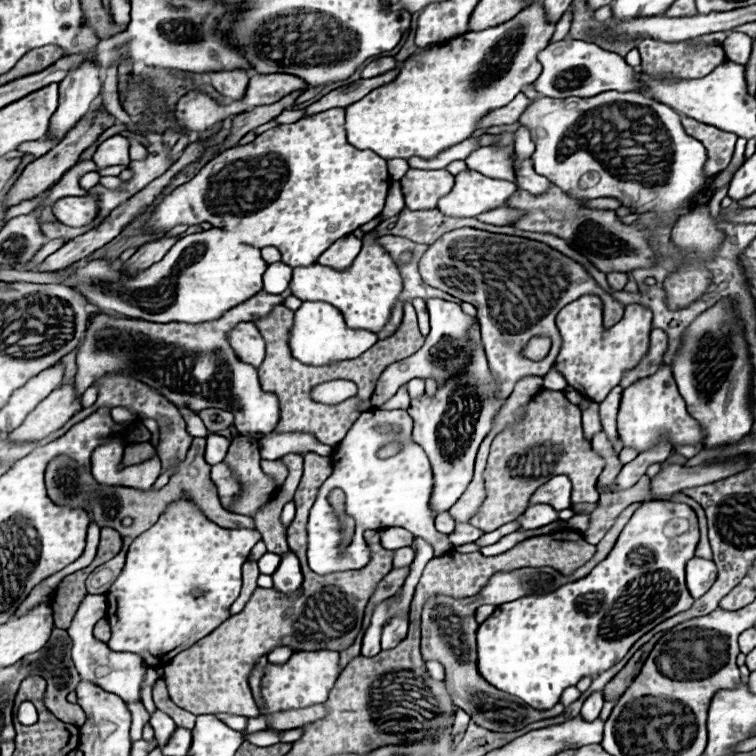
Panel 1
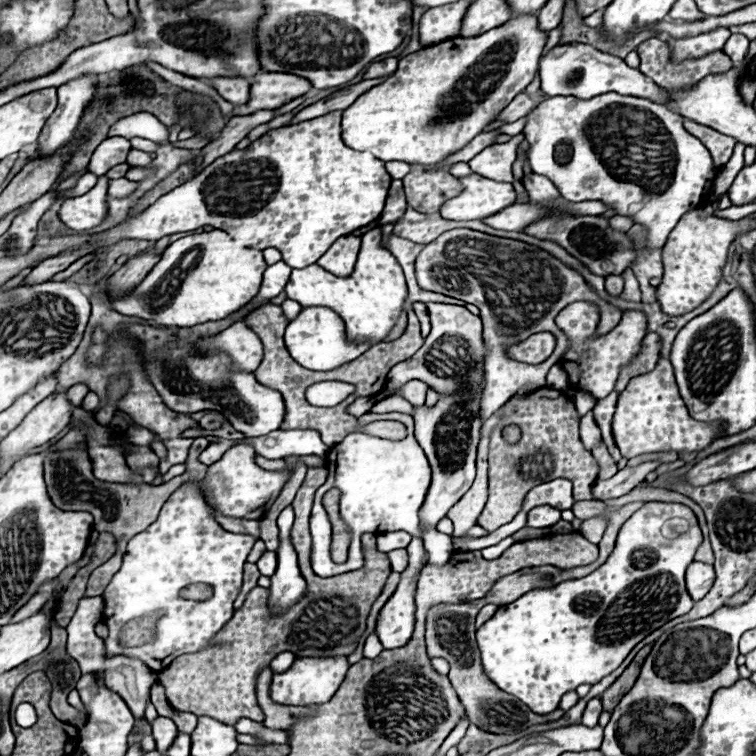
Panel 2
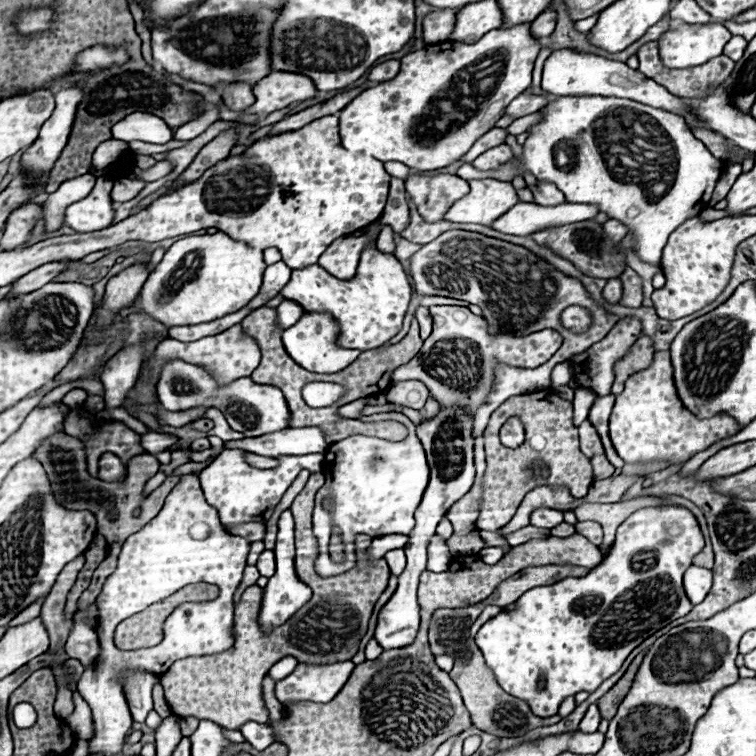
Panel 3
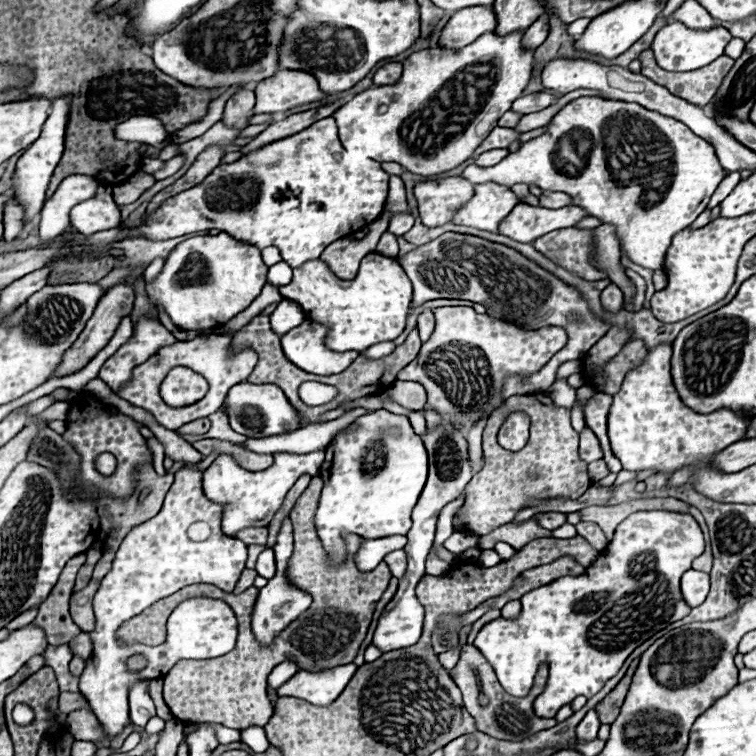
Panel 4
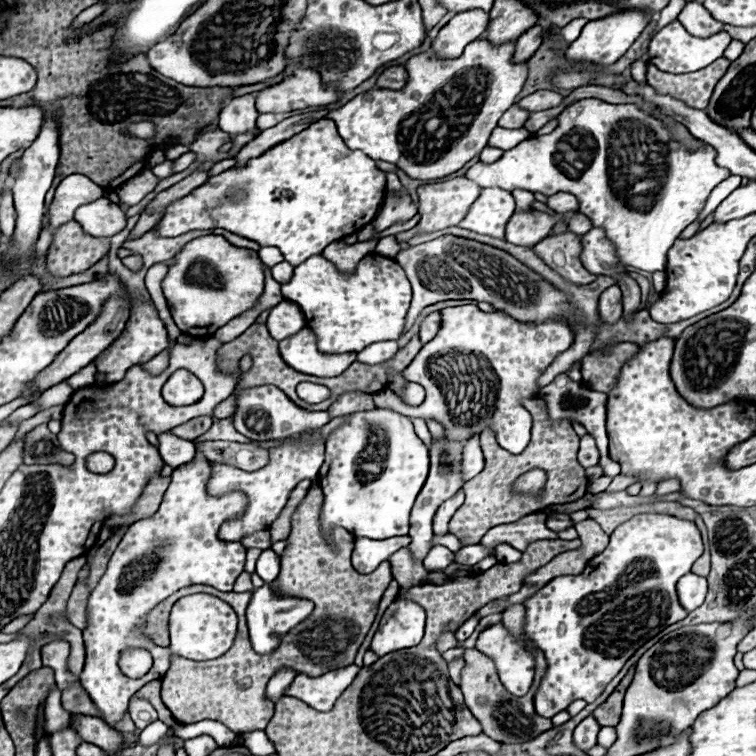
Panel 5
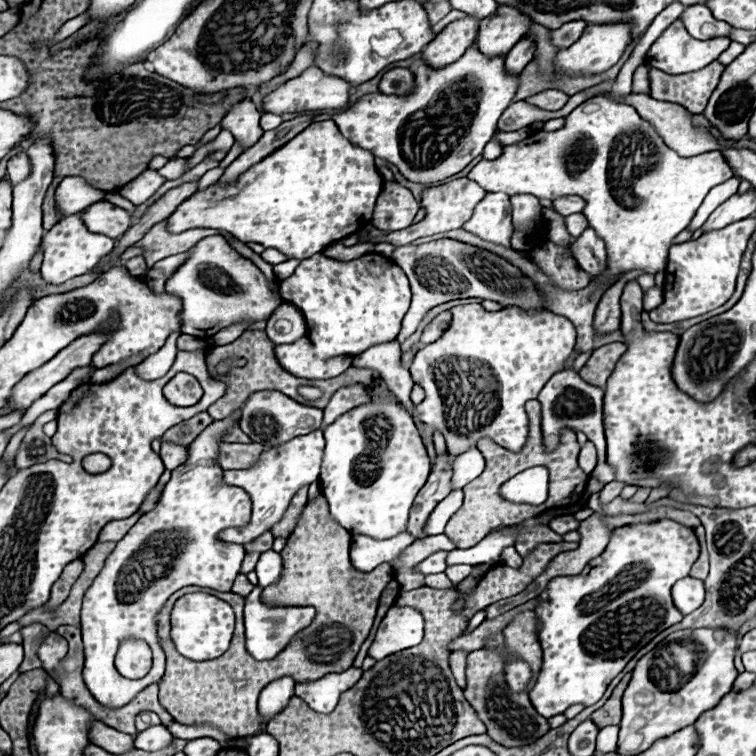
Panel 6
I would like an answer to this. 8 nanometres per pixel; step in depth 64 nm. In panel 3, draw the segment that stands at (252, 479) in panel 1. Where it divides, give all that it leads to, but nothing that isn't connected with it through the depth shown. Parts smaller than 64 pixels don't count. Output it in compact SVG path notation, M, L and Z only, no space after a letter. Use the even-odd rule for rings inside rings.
M232 448L224 450L212 464L208 464L200 472L200 484L206 494L208 504L212 504L224 526L242 524L242 522L262 522L268 520L272 514L272 508L280 502L280 496L292 484L292 480L298 476L300 470L308 468L310 472L320 472L324 454L306 454L306 456L280 456L280 466L272 470L260 470L246 462L246 450Z

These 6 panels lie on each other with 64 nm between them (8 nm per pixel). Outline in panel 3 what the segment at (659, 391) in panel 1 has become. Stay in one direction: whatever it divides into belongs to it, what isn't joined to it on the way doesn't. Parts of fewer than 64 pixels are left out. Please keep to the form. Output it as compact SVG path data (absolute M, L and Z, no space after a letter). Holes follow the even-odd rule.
M656 352L650 368L632 374L626 380L624 392L616 396L610 418L610 438L624 462L670 460L672 464L682 464L714 442L734 436L736 432L740 432L740 428L730 416L720 414L710 420L700 420L684 408L674 386L670 352Z

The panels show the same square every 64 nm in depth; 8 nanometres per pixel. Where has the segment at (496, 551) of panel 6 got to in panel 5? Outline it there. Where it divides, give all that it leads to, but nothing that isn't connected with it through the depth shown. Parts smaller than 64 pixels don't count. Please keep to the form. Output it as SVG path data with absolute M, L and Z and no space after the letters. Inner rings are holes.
M472 544L472 546L464 546L462 550L458 550L454 556L454 562L464 564L464 566L474 566L490 554L494 554L494 548L484 548L480 544Z

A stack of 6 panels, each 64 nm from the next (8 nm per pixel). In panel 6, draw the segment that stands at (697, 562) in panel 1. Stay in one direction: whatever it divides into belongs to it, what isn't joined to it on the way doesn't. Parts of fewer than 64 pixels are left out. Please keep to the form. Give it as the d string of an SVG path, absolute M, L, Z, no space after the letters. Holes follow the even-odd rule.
M686 576L674 584L672 598L680 612L690 614L696 608L700 608L700 604L704 602L704 582L698 578Z

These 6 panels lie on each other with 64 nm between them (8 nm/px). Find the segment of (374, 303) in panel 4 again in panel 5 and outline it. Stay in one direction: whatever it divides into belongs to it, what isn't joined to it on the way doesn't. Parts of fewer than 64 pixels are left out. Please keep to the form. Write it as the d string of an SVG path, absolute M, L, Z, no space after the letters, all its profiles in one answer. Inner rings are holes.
M376 252L360 260L354 274L342 274L322 256L312 256L294 268L288 284L282 284L282 296L300 306L308 326L318 336L318 348L324 354L360 352L374 342L398 340L404 332L406 312L412 300L412 288L404 270Z

